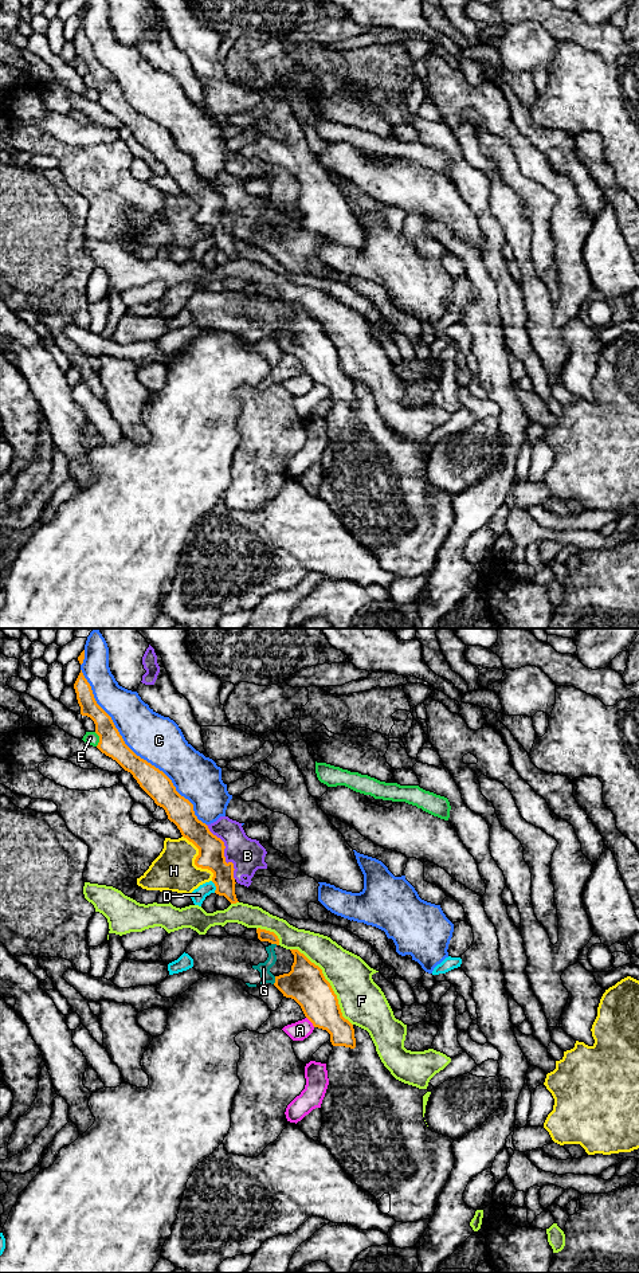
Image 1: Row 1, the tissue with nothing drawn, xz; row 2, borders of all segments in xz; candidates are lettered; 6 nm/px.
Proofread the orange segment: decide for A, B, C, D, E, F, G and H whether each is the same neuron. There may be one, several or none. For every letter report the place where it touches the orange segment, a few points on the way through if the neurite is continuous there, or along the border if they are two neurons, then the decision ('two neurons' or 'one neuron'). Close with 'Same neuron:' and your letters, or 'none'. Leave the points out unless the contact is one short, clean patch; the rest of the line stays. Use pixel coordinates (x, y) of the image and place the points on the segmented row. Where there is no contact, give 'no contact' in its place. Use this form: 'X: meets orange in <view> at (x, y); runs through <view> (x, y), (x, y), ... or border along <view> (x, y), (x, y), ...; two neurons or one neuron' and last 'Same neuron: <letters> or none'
A: meets orange in xz at (310, 1021); two neurons
B: meets orange in xz at (223, 853); two neurons
C: meets orange in xz at (133, 752); two neurons
D: meets orange in xz at (215, 885); border along xz (211, 881), (215, 892); two neurons
E: meets orange in xz at (100, 739); two neurons
F: meets orange in xz at (328, 982); two neurons
G: meets orange in xz at (275, 980); border along xz (275, 976), (273, 983); two neurons
H: meets orange in xz at (195, 861); two neurons
Same neuron: none

